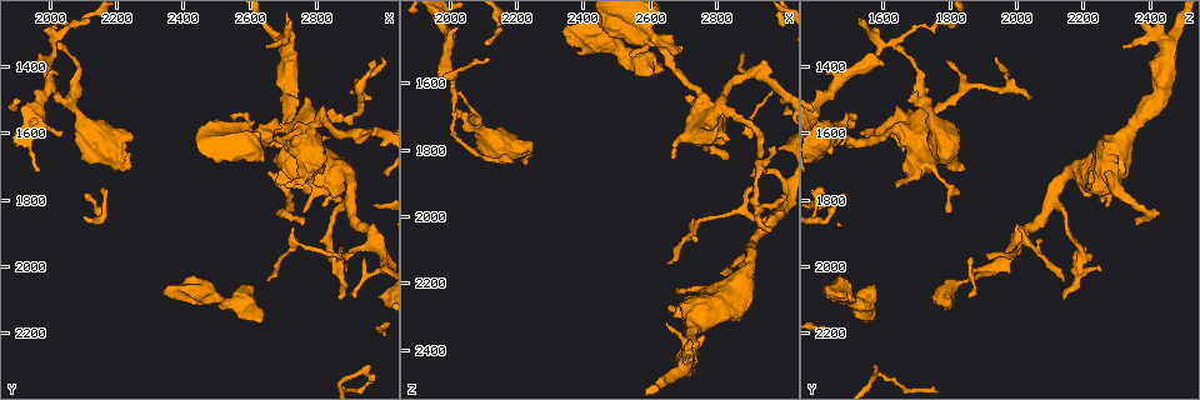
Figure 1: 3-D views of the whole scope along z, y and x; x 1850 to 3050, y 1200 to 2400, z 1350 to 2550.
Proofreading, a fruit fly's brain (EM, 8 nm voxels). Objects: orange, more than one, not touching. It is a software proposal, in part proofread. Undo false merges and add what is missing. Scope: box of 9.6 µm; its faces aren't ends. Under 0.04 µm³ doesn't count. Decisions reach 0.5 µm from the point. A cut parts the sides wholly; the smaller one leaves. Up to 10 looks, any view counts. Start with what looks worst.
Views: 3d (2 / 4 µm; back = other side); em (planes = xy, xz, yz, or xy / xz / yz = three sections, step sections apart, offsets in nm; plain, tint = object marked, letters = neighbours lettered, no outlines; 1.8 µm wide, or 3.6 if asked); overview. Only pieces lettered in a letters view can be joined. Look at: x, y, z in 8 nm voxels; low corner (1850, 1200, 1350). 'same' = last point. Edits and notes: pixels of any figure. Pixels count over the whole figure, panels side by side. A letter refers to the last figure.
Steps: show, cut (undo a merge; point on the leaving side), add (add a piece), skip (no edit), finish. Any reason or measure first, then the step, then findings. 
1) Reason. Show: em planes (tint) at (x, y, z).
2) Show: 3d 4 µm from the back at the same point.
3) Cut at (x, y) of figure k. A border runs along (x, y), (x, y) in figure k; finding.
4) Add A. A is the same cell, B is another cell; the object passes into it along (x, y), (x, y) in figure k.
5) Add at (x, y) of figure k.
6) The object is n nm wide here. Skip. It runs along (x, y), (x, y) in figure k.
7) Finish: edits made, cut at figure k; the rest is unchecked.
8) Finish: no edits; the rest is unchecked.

Free end. Show: em planes (letters) at (2330, 2070, 1440).

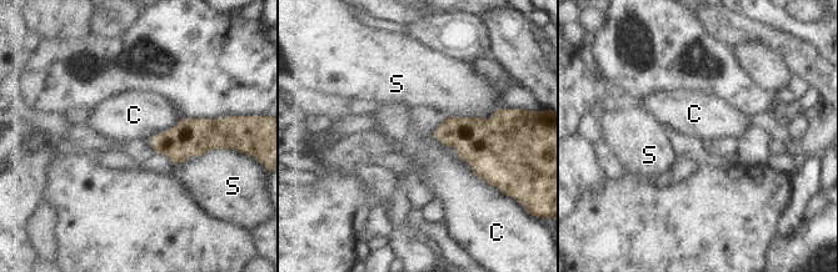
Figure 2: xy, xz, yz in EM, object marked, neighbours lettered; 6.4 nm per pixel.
Skip. C and S are other cells; a border runs along (433, 132), (490, 185) in figure 2; none of them fits.

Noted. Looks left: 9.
Two arms in line, one across. Show: em planes (letters) at (2020, 1340, 1630).

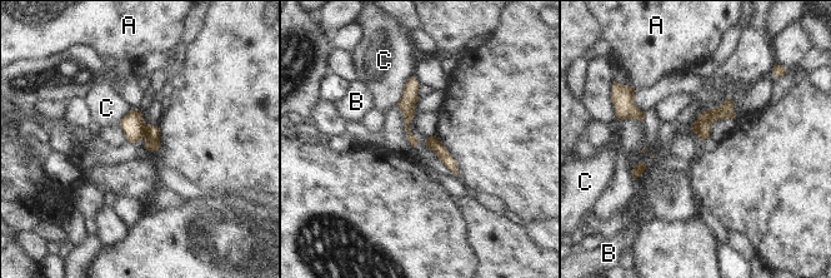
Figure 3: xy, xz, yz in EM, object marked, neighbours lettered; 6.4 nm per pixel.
The longest contact is with C, 220 nm. Cut at (151, 137) of figure 3. A, B and C are other cells; a border runs along (146, 125), (143, 137) in figure 3; a second cell is stuck on.

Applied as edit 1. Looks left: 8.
Show: overview.

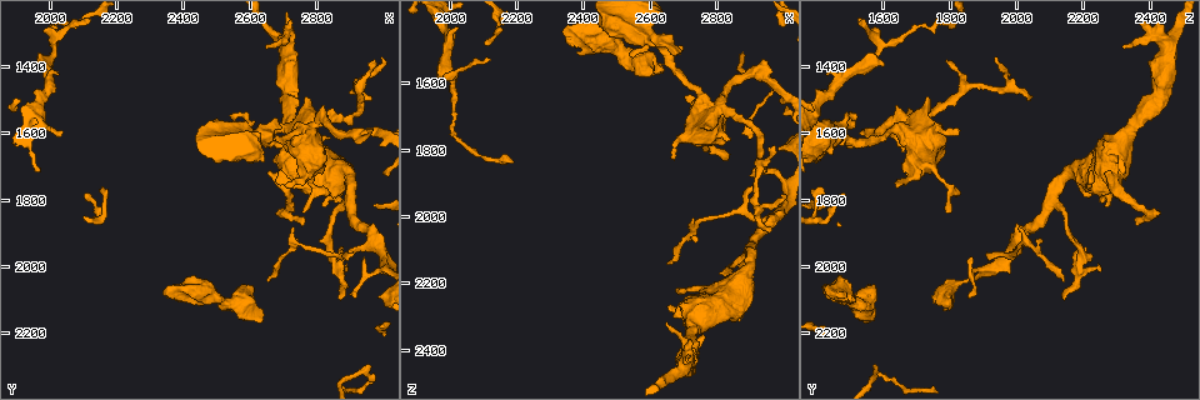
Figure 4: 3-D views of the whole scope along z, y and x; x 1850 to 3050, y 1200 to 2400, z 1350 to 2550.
Branch stops here. Show: em 3.6 µm planes (letters) at (2960, 1490, 2040).

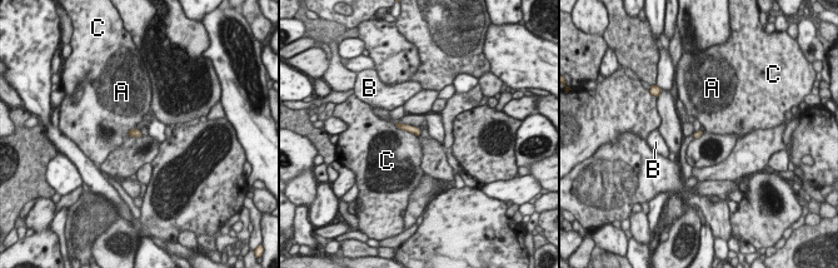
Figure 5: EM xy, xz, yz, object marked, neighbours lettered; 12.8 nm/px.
The longest contact is with C, 300 nm. Skip. A, B and C are other cells; no lettered piece goes on from it.

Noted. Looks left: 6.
Show: 3d 4 µm at (2970, 1920, 2000).

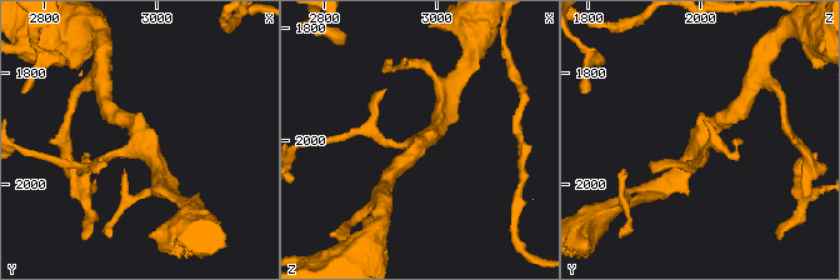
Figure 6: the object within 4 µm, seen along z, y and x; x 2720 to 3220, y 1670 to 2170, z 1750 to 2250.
3 arms meet here; now the EM. Show: em planes (plain) at (2970, 1920, 2005).

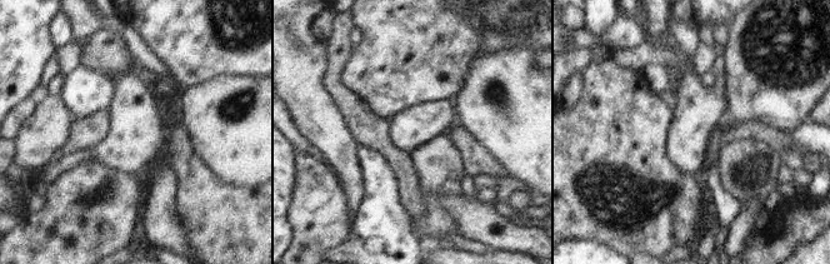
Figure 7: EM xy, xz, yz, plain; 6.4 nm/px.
Show: em planes (letters) at the same point.

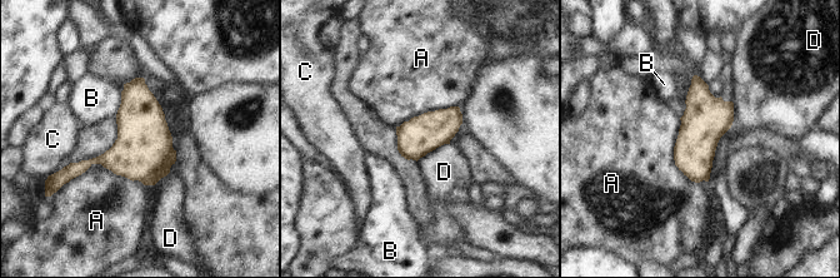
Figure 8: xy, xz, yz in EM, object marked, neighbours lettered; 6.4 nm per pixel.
Skip. A, B, C and D are other cells; a border runs along (733, 102), (708, 180) in figure 8; one cell here.

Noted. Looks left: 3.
Finish: edits made, cut at figure 3; the rest is unchecked.

